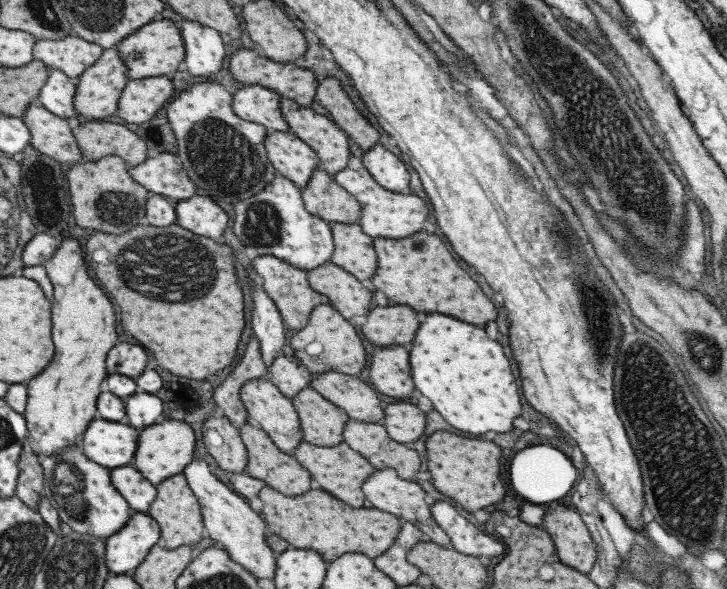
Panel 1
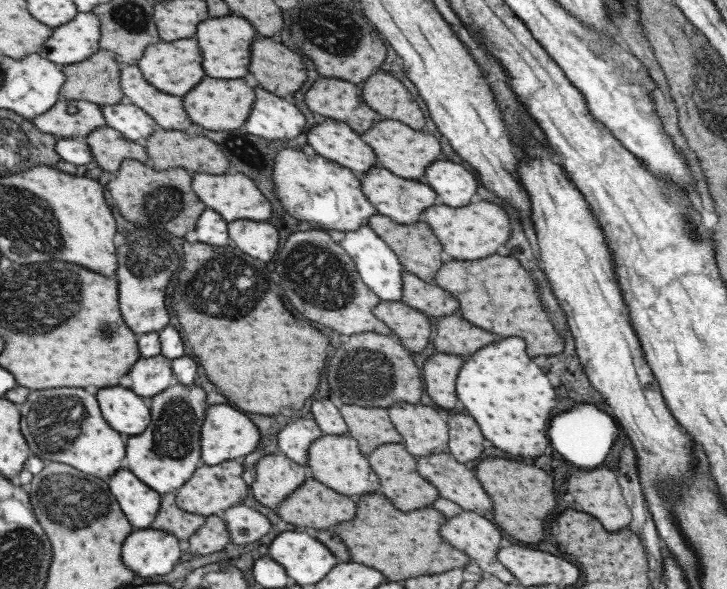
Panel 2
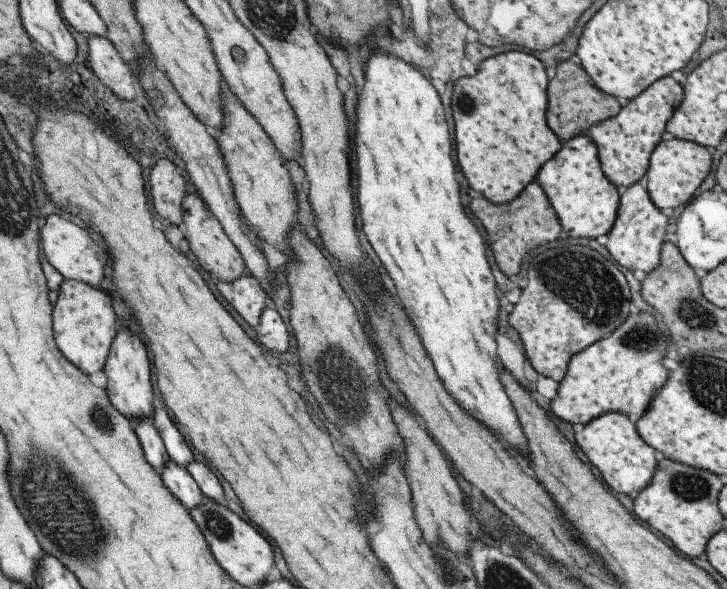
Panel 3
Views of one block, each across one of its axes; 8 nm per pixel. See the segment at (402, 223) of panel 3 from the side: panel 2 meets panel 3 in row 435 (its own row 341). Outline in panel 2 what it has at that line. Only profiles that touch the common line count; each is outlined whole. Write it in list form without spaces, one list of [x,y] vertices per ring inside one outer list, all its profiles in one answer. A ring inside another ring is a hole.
[[[509,336],[503,340],[497,340],[493,344],[487,344],[479,348],[479,352],[473,352],[463,366],[459,368],[457,380],[455,380],[455,392],[457,400],[463,404],[467,414],[477,422],[481,434],[485,440],[489,440],[495,448],[511,454],[511,456],[539,456],[547,446],[547,422],[549,412],[555,406],[555,392],[549,386],[545,374],[525,356],[523,340]]]

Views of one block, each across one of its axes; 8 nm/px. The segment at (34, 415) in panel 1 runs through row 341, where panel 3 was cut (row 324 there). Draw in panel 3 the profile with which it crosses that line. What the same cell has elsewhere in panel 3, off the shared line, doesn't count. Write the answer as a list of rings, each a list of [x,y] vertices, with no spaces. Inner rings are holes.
[[[64,279],[57,290],[53,306],[53,340],[61,354],[85,374],[102,370],[117,332],[117,320],[109,297],[98,287],[69,279]]]

